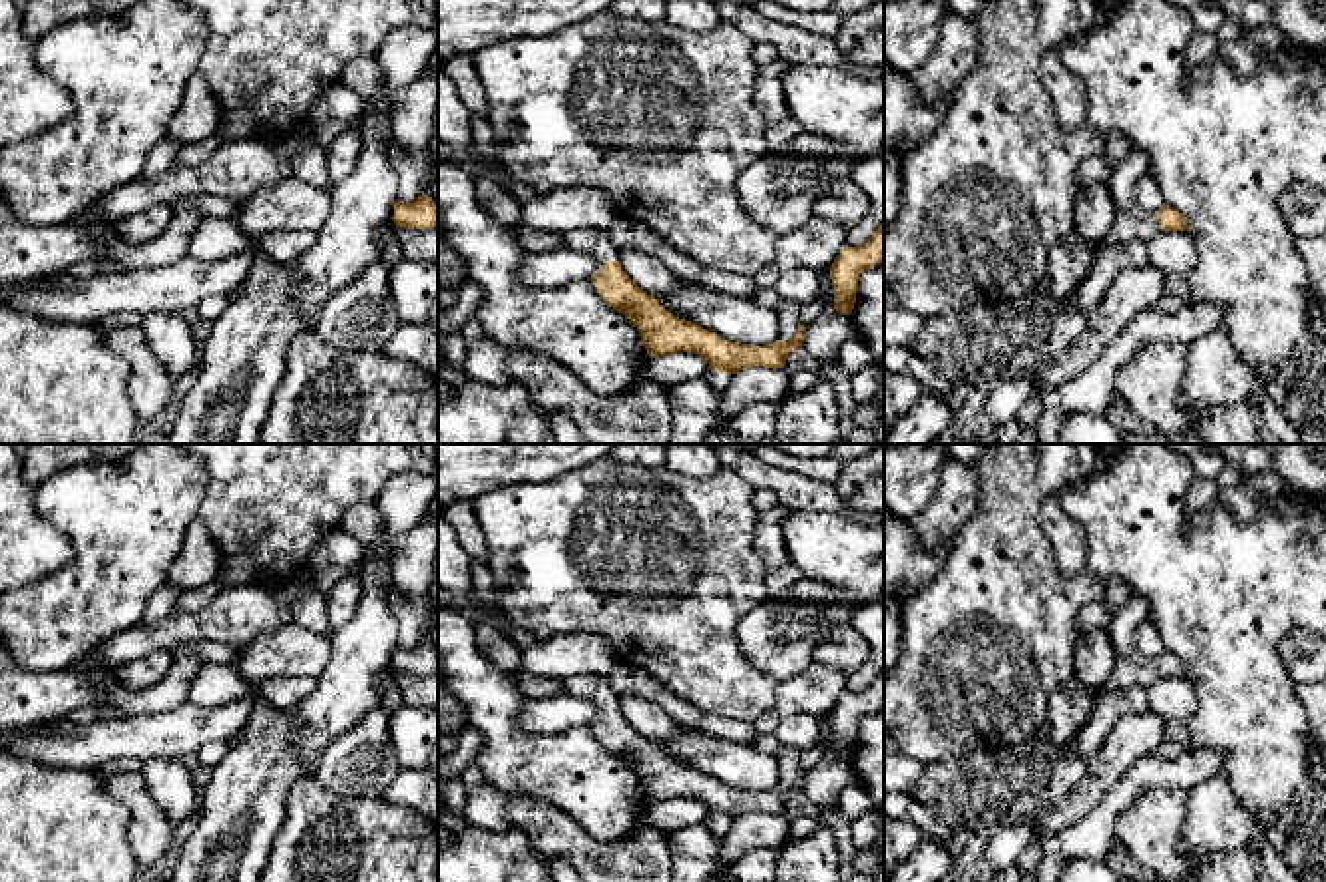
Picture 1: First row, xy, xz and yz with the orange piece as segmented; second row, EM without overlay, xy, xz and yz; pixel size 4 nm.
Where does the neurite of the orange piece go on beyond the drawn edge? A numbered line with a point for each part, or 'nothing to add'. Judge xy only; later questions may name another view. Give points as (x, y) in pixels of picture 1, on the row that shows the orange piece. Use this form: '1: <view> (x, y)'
nothing to add

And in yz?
1: yz (1129, 223)

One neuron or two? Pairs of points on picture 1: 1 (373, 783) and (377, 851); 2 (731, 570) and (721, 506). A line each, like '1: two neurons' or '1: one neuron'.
1: two neurons
2: one neuron

